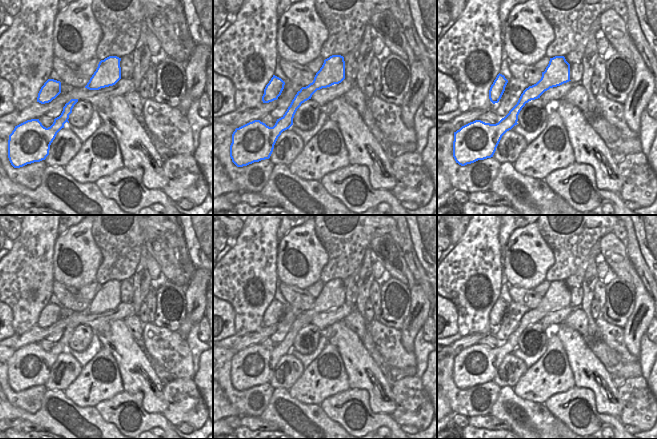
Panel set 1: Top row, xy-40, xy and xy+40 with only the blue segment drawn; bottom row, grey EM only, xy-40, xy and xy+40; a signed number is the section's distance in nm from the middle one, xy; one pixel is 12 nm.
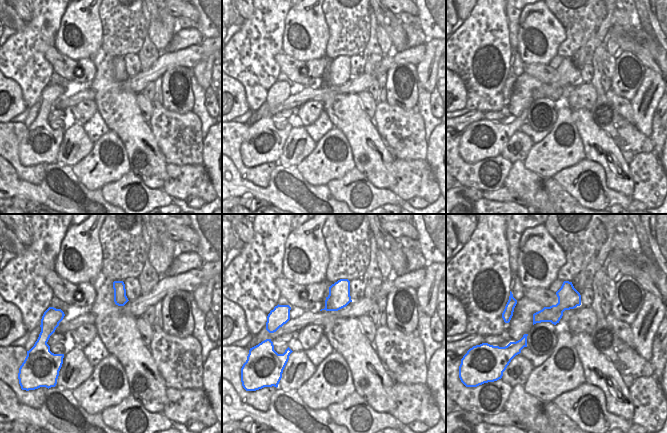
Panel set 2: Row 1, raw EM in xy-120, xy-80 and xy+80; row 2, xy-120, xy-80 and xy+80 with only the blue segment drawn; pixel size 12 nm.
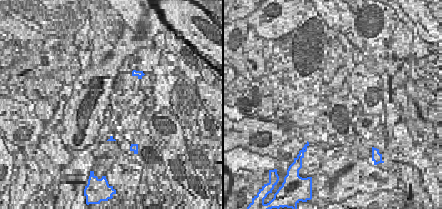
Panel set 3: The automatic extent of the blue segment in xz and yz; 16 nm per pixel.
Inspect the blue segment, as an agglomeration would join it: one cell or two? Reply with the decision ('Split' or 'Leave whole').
Leave whole

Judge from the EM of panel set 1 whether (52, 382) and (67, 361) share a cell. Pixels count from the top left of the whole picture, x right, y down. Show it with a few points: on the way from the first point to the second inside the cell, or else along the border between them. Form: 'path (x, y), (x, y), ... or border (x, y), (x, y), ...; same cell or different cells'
path (53, 375), (53, 369), (60, 360); same cell

